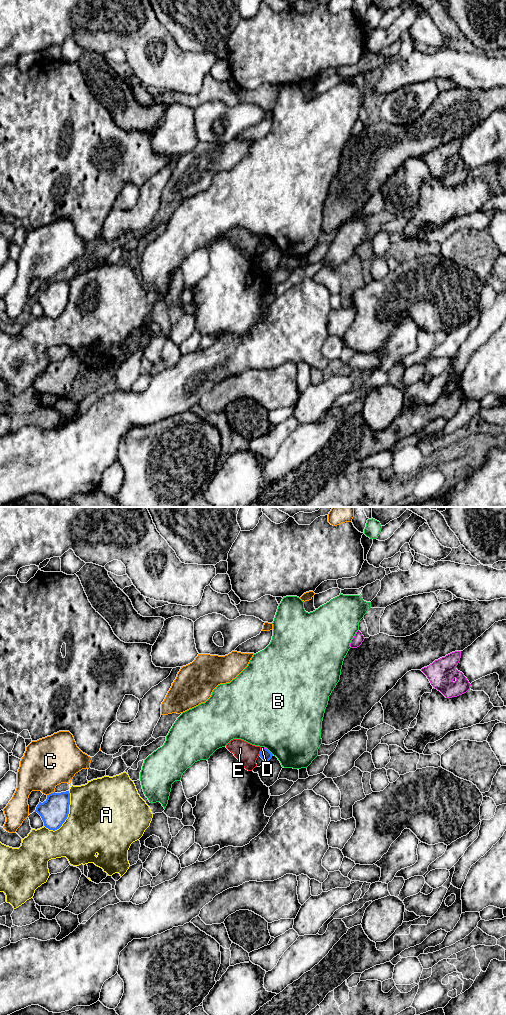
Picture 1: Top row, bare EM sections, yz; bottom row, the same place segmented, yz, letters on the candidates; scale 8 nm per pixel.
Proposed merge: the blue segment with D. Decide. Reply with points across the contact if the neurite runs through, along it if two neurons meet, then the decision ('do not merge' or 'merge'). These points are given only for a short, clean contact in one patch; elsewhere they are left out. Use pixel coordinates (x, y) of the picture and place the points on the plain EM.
border along yz (266, 236), (261, 238); do not merge

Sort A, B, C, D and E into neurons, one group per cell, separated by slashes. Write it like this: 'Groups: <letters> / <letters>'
Groups: A / B / C / D E

